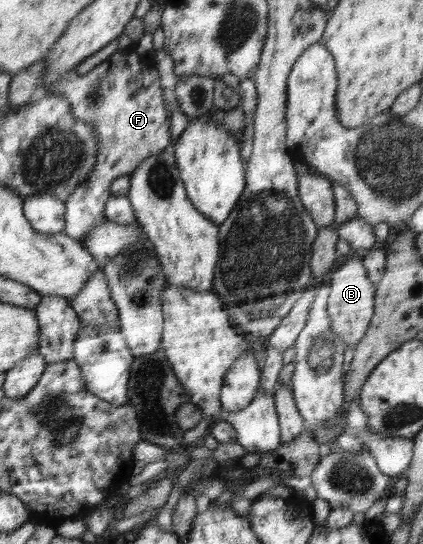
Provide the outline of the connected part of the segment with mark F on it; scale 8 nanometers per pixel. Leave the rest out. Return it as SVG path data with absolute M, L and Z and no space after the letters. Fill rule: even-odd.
M136 43L116 50L105 61L84 75L72 69L52 84L52 96L68 101L72 117L94 127L98 139L98 156L86 182L70 194L65 203L63 232L70 238L83 241L96 224L102 224L105 207L111 196L114 179L131 174L140 162L156 155L171 144L170 116L164 108L160 72L153 57L142 58L136 53ZM130 77L130 91L128 91Z

